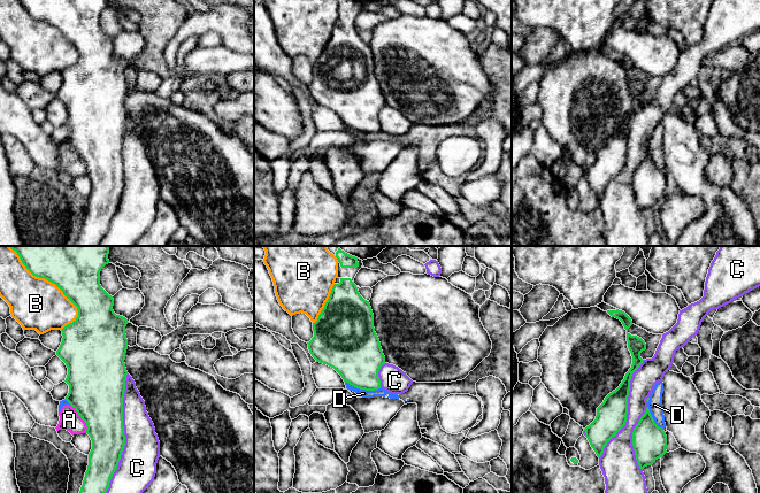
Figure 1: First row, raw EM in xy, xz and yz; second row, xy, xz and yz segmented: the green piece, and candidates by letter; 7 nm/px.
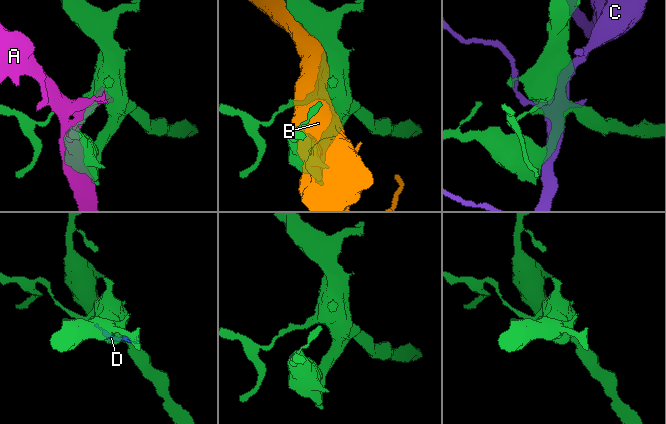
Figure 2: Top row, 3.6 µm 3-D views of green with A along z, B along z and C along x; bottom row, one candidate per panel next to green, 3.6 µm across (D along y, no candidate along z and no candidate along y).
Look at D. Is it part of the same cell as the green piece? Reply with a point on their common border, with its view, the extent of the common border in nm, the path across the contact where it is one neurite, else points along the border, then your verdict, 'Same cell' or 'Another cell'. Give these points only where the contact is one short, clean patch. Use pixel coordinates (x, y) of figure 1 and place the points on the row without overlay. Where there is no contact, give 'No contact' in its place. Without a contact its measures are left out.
Touches green at xz (363, 131). Shared border 260 nm. Another cell

